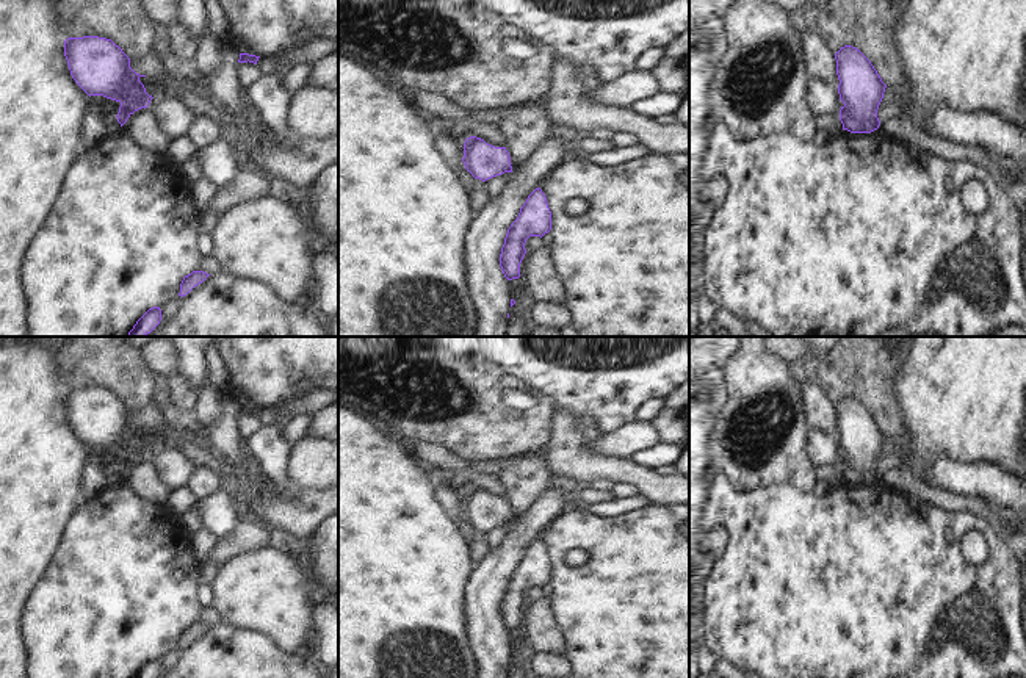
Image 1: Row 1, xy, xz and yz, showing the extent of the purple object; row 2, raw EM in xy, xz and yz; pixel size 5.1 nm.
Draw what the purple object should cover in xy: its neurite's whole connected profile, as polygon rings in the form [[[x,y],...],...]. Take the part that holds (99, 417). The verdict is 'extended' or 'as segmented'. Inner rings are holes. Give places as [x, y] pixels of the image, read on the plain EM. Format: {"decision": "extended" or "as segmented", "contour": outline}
{"decision": "as segmented", "contour": [[[99,387],[67,388],[64,407],[75,434],[91,448],[103,446],[121,454],[121,478],[154,449],[141,427],[130,418],[130,409],[111,390]]]}

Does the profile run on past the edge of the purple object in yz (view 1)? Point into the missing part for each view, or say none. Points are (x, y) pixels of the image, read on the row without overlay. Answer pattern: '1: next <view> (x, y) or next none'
1: next none

